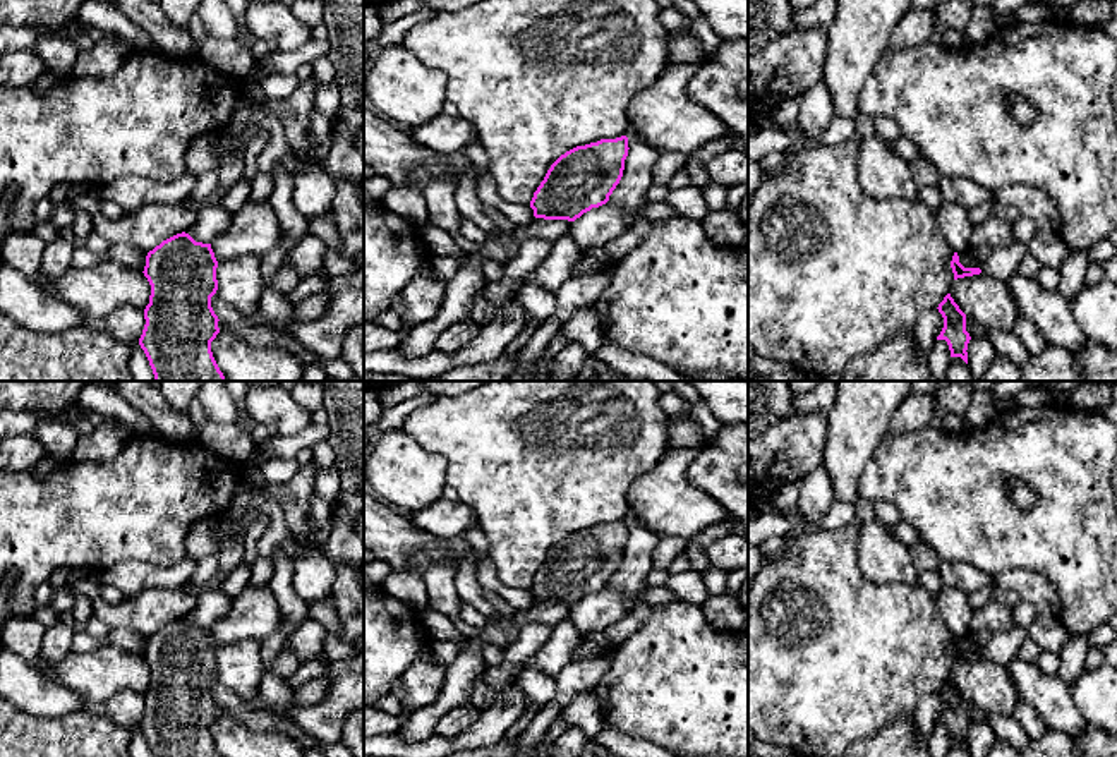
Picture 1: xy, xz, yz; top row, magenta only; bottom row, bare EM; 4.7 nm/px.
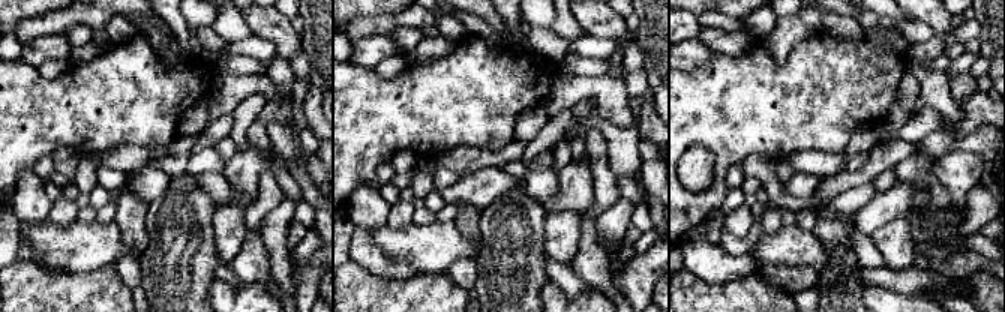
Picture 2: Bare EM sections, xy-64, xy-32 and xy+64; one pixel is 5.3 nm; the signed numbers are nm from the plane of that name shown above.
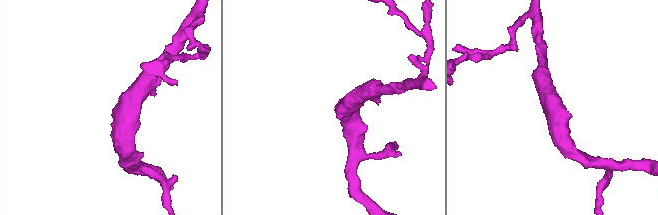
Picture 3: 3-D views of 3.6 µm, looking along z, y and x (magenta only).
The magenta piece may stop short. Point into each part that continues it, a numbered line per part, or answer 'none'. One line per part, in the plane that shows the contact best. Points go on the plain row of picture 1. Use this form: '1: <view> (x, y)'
none

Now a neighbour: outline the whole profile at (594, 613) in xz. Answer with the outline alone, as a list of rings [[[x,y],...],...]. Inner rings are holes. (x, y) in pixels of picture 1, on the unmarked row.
[[[607,585],[571,608],[568,621],[583,635],[604,632],[631,609],[625,592]]]

